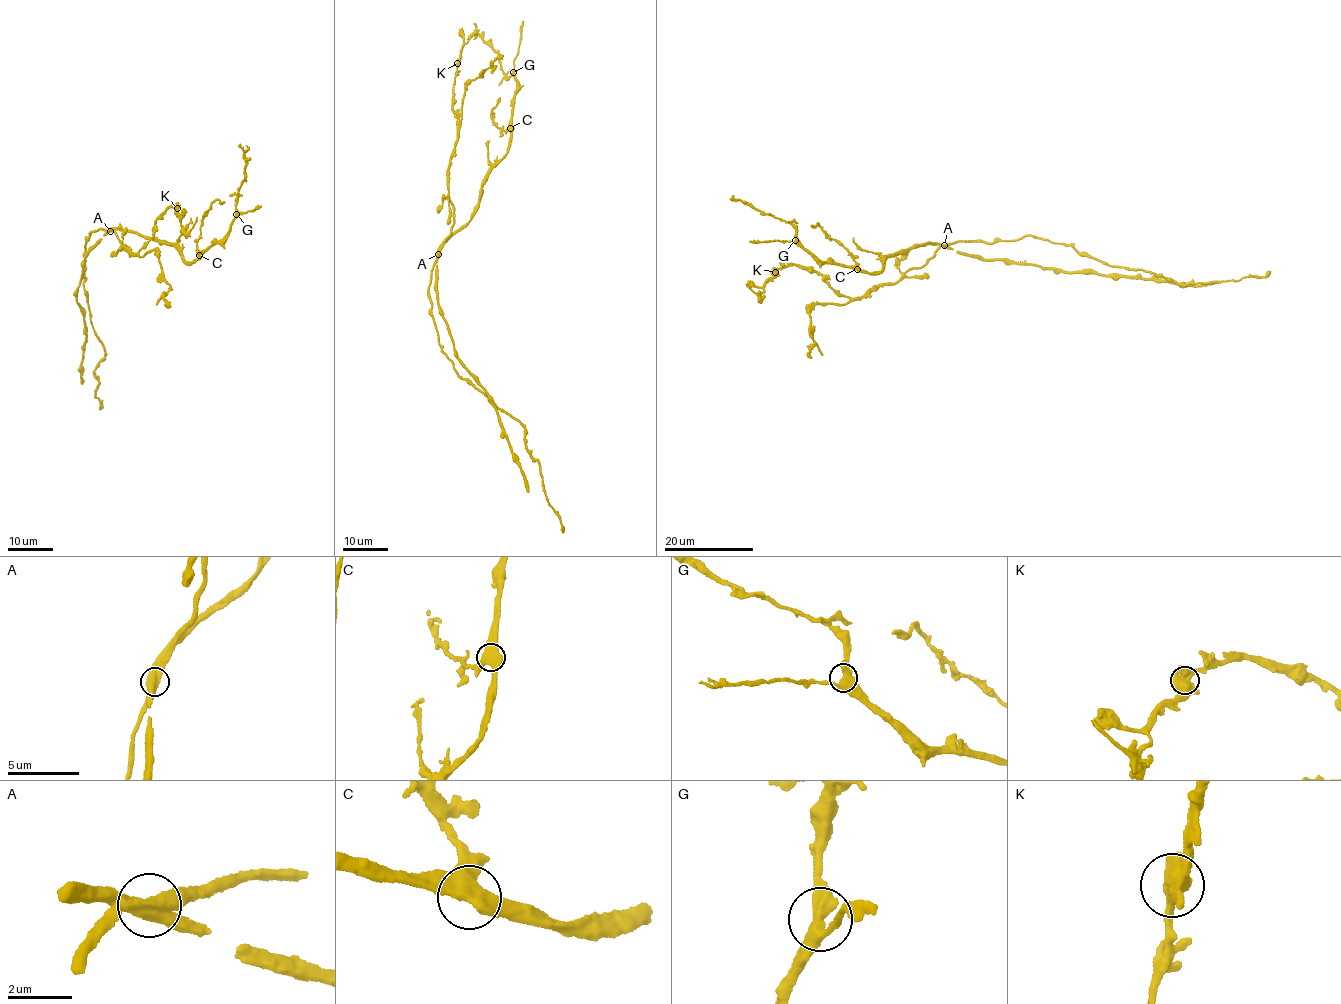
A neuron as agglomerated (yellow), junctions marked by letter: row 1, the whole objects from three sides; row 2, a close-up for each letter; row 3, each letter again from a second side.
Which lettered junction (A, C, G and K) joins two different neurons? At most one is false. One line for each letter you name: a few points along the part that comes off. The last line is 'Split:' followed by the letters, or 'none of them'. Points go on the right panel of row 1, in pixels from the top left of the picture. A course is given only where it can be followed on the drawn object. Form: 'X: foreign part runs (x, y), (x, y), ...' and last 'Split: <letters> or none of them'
A: foreign part runs (944, 245), (1037, 237), (1068, 244), (1111, 266), (1140, 268), (1183, 284), (1234, 281), (1270, 272)
Split: A

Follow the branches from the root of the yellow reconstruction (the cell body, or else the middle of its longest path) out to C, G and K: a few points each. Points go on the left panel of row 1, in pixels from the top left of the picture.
C: (99, 229), (120, 227), (148, 239), (163, 239), (175, 247), (186, 262), (199, 255)
G: (99, 229), (120, 227), (148, 239), (163, 239), (175, 247), (183, 260), (194, 262), (225, 236), (236, 214)
K: (99, 229), (114, 232), (126, 245), (119, 249), (136, 253), (157, 219), (172, 205), (177, 208)

